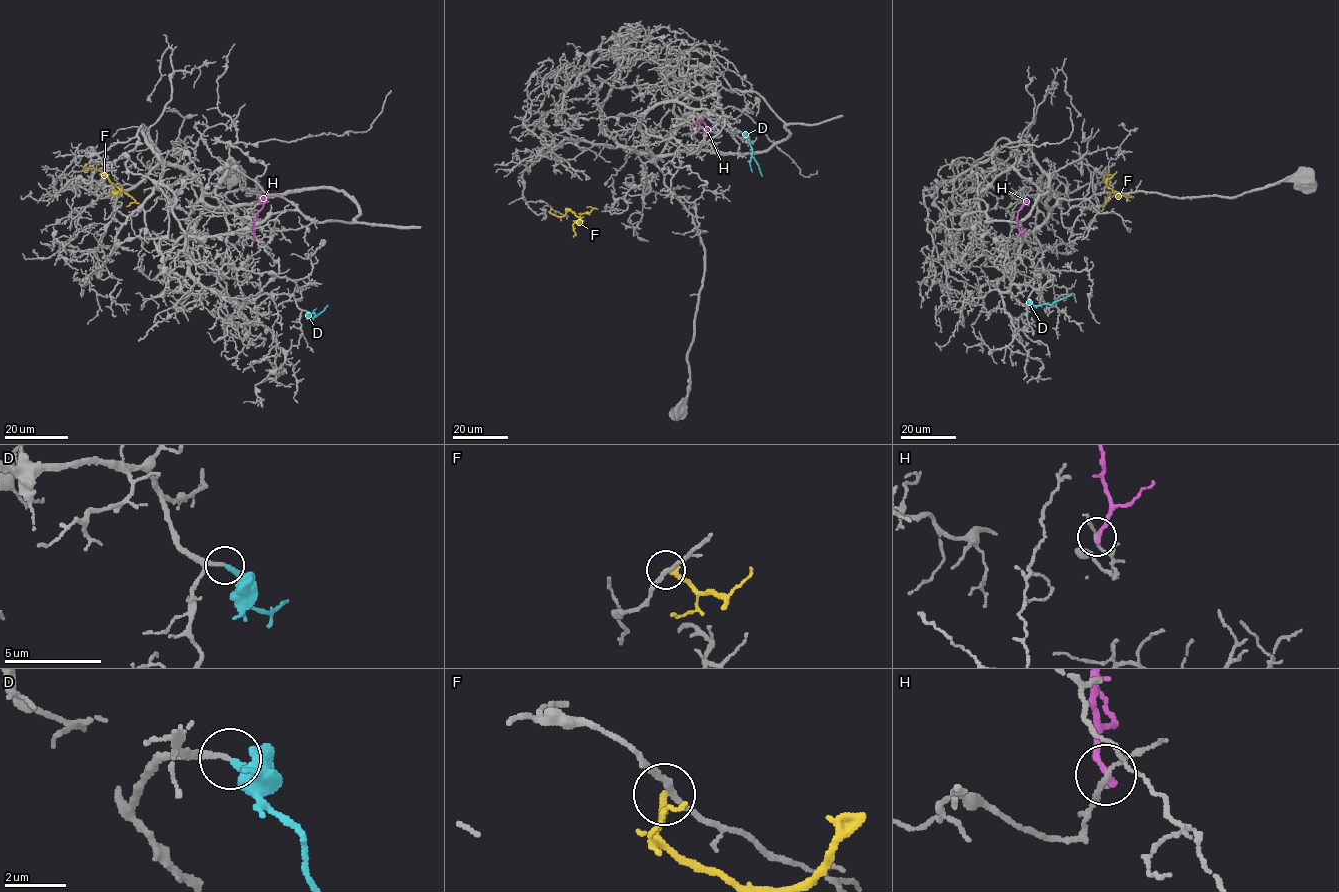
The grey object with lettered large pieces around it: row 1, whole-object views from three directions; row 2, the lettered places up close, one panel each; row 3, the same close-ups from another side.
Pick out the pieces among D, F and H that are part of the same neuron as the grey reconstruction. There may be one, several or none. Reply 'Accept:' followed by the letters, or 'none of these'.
Accept: D

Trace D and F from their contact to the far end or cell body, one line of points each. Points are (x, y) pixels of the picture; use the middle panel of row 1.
D: (742, 133), (749, 140), (751, 156), (761, 176)
F: (551, 208), (551, 212), (557, 216), (570, 210), (578, 217), (594, 208), (587, 207)

